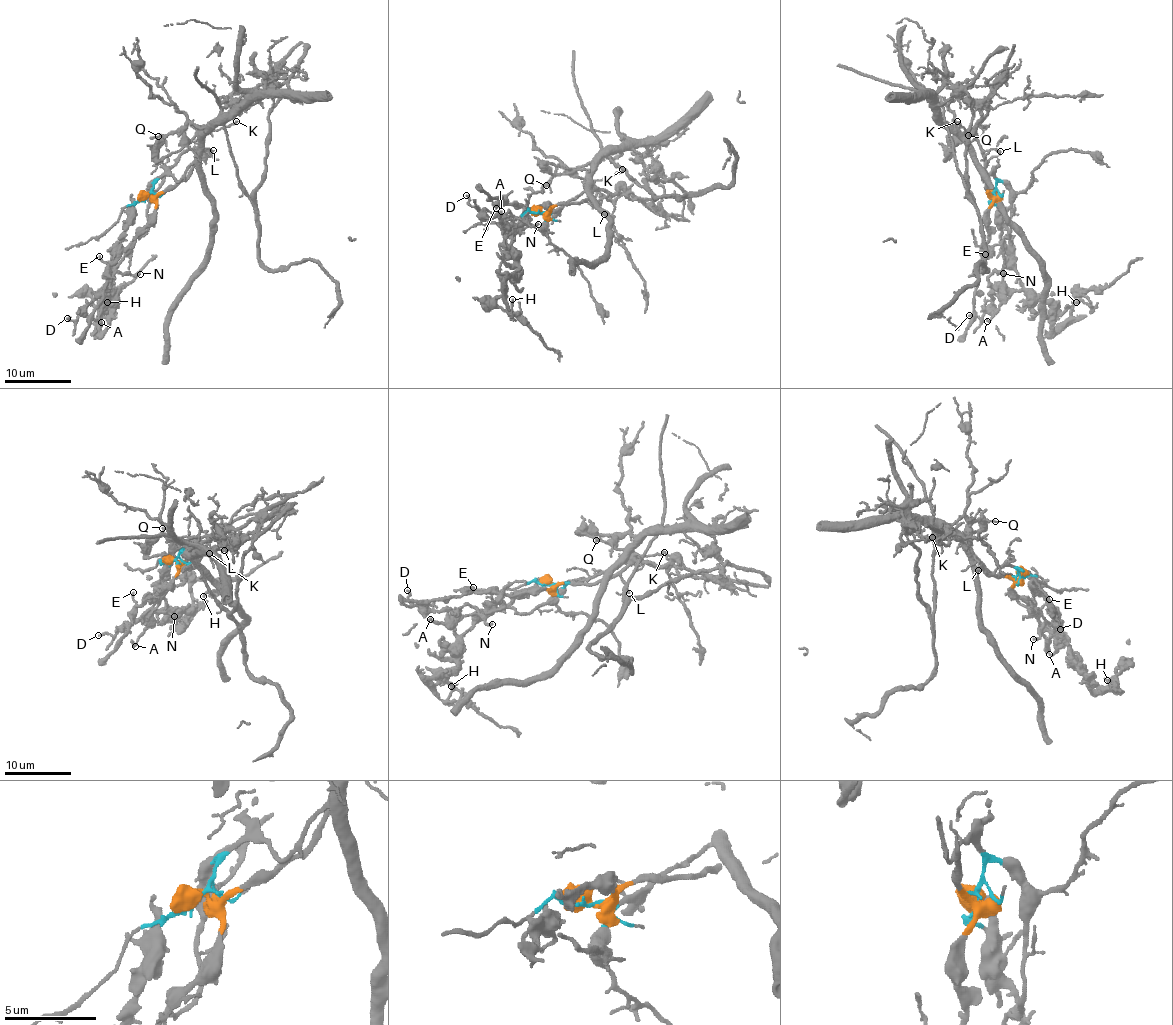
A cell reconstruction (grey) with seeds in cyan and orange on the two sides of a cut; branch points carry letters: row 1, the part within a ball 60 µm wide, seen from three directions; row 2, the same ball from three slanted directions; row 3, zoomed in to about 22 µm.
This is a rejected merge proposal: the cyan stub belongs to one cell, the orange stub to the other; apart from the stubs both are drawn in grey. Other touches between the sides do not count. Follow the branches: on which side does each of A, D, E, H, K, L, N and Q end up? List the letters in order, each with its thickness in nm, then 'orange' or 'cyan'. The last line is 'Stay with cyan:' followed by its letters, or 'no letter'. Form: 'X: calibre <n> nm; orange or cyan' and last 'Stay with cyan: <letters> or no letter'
A: calibre 170 nm; cyan
D: calibre 190 nm; cyan
E: calibre 150 nm; orange
H: calibre 150 nm; cyan
K: calibre 180 nm; orange
L: calibre 160 nm; orange
N: calibre 220 nm; cyan
Q: calibre 130 nm; cyan
Stay with cyan: A, D, H, N, Q

